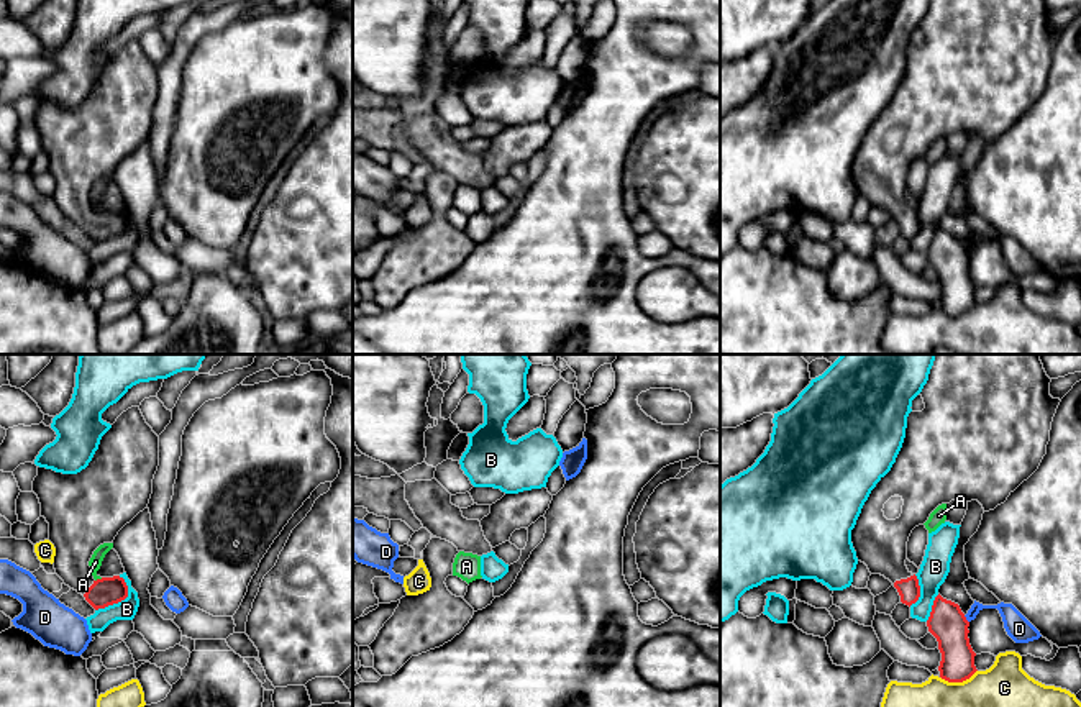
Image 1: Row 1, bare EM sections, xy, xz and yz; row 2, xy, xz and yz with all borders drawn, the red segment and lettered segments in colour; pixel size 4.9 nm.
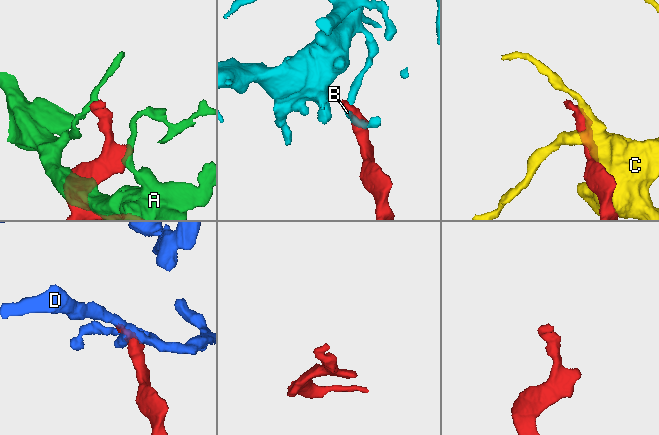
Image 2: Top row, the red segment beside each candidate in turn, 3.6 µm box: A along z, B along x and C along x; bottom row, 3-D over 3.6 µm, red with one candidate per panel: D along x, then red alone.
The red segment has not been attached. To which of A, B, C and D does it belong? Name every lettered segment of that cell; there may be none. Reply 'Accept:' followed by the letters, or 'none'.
Accept: none

